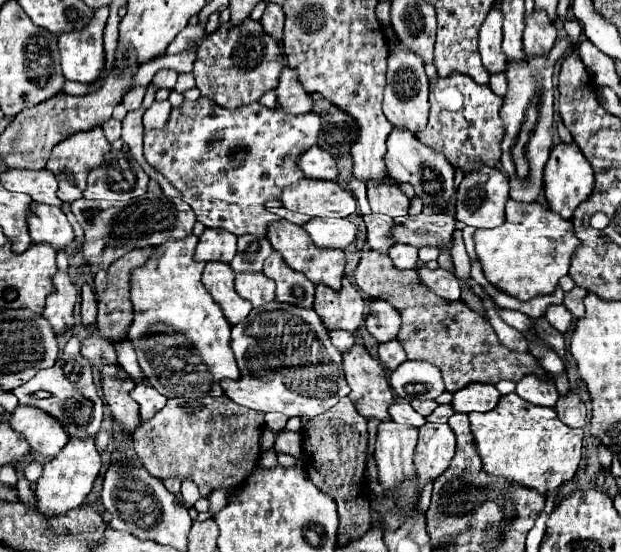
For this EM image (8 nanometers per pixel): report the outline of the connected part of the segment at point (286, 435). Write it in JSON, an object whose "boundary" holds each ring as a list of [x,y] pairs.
{"boundary":[[[293,431],[277,433],[273,449],[277,453],[289,453],[293,457],[299,457],[301,455],[301,433],[293,433]]]}

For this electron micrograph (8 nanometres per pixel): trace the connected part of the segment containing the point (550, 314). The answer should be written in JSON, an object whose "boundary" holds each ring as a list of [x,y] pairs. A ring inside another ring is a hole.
{"boundary":[[[561,303],[561,305],[551,305],[545,313],[547,321],[561,333],[565,333],[569,327],[571,327],[571,321],[573,321],[573,315],[571,311]]]}

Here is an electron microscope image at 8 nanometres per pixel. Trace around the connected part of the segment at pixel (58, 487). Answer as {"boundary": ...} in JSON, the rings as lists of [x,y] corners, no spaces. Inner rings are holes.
{"boundary":[[[71,437],[69,443],[57,453],[57,457],[53,457],[43,467],[43,475],[37,481],[37,489],[35,489],[35,495],[39,499],[37,509],[45,515],[59,515],[81,507],[93,487],[95,477],[99,475],[99,469],[101,469],[101,459],[95,449],[93,437],[85,437],[85,439]]]}

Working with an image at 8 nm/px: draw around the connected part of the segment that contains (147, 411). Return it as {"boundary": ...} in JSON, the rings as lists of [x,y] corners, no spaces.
{"boundary":[[[137,381],[129,395],[139,403],[139,407],[141,407],[139,413],[141,413],[143,421],[151,419],[167,403],[167,397],[161,395],[159,391],[155,391],[147,381]]]}

